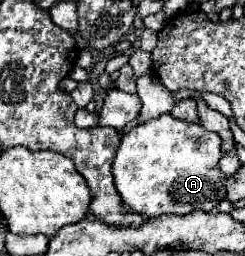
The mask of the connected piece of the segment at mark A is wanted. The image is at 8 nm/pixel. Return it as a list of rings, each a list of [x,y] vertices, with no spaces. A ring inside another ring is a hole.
[[[162,114],[146,124],[134,126],[122,136],[112,164],[114,186],[122,198],[122,208],[126,212],[136,212],[144,218],[156,218],[160,214],[190,214],[194,210],[210,212],[218,202],[226,198],[226,190],[222,184],[224,174],[218,168],[220,158],[222,152],[218,134],[208,132],[200,124],[182,122],[176,120],[172,114]]]

